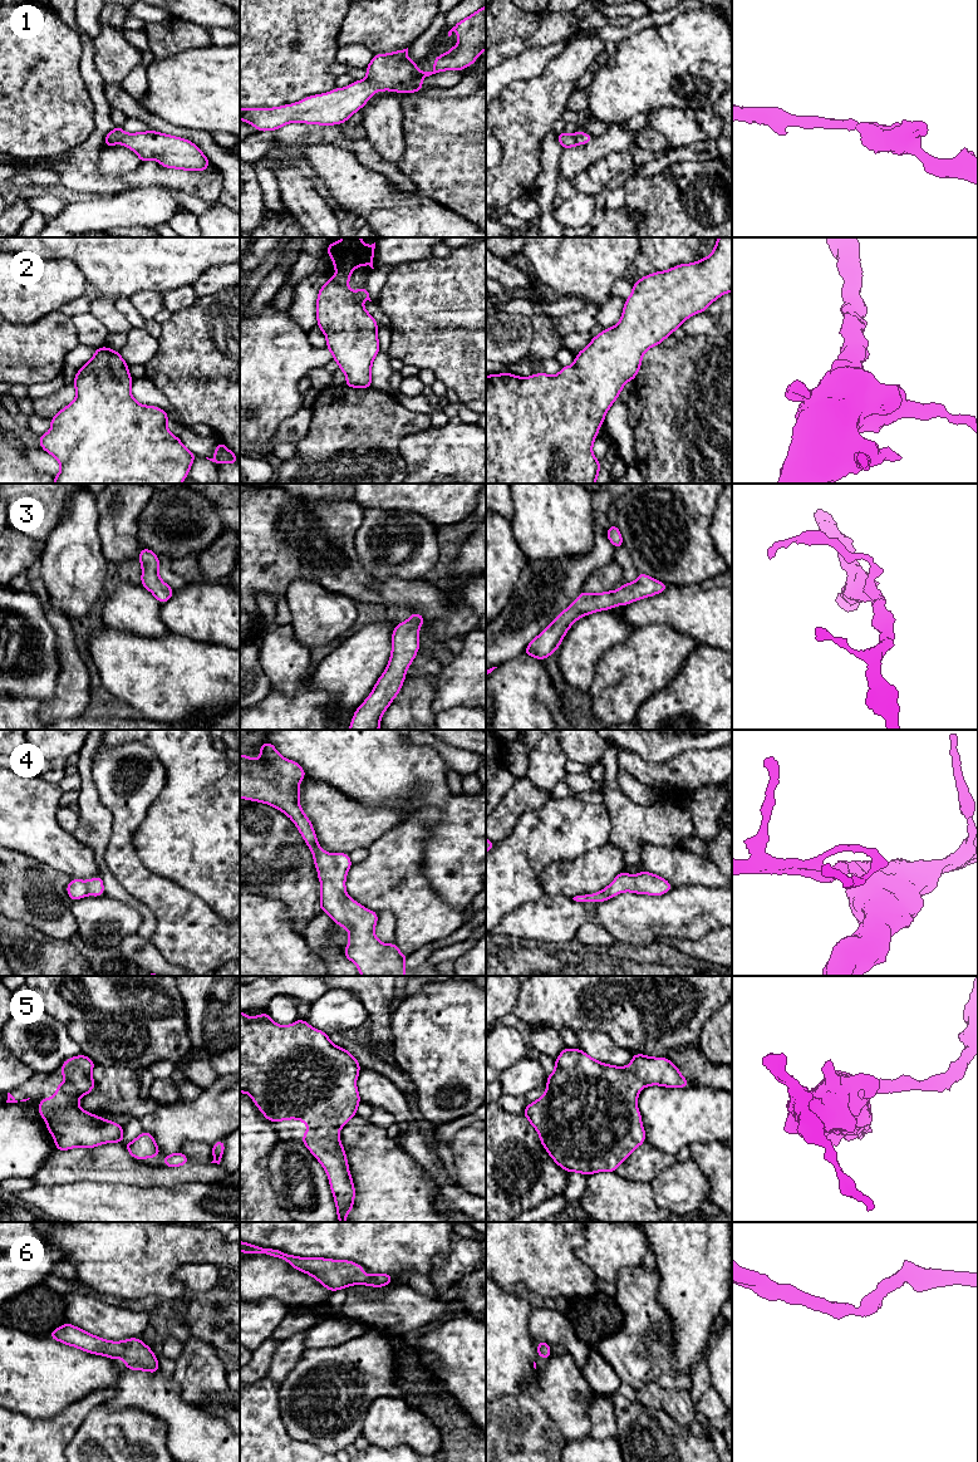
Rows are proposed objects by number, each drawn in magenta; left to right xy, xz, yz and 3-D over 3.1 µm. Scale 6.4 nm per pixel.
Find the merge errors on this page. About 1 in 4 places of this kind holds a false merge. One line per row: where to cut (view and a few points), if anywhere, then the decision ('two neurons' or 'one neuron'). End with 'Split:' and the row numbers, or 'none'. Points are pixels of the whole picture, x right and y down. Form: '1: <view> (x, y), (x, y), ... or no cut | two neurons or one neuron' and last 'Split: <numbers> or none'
1: no cut | one neuron
2: no cut | one neuron
3: no cut | one neuron
4: no cut | one neuron
5: no cut | one neuron
6: no cut | one neuron
Split: none

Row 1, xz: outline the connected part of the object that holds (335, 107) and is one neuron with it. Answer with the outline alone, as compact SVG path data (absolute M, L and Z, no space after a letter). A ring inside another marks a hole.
M486 6L457 23L449 31L459 35L457 45L433 60L433 72L419 72L417 62L408 60L408 48L389 54L373 55L367 78L347 88L310 95L294 104L276 108L240 108L240 119L259 132L275 131L291 122L309 124L341 124L363 108L368 99L382 90L414 93L424 89L421 80L443 70L463 70L486 49Z

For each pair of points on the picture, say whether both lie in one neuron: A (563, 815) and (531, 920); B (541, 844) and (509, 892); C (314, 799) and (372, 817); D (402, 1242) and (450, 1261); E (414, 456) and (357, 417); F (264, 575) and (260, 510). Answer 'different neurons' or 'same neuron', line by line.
A: different neurons
B: same neuron
C: same neuron
D: different neurons
E: different neurons
F: same neuron

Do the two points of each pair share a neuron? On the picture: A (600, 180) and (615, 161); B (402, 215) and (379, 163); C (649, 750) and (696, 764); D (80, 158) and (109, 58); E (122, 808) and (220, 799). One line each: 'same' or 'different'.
A: same
B: different
C: different
D: different
E: different

